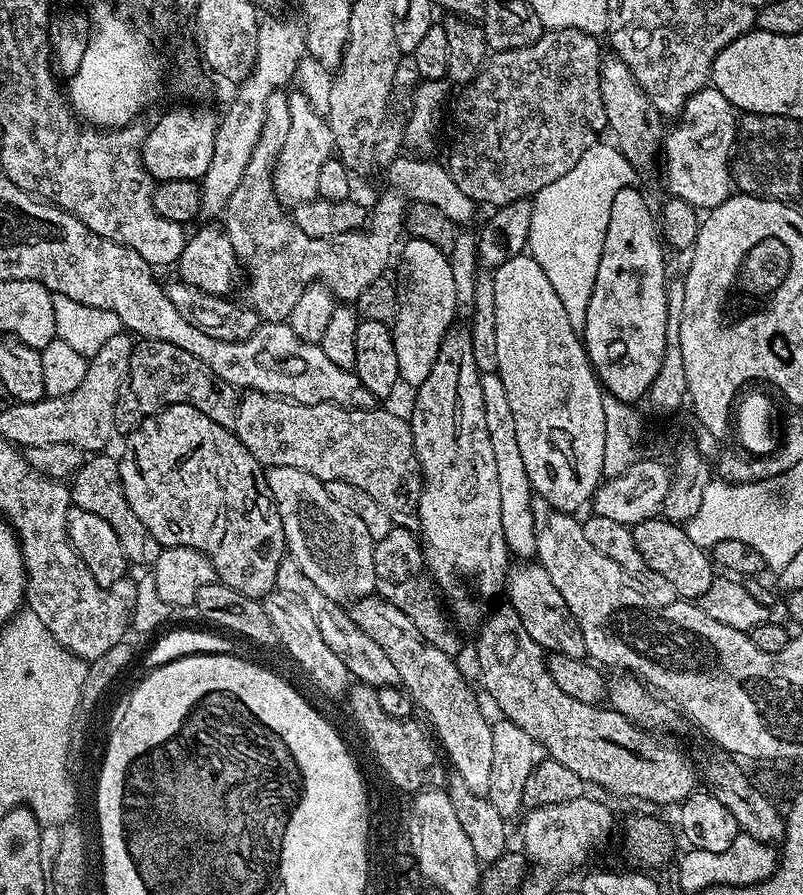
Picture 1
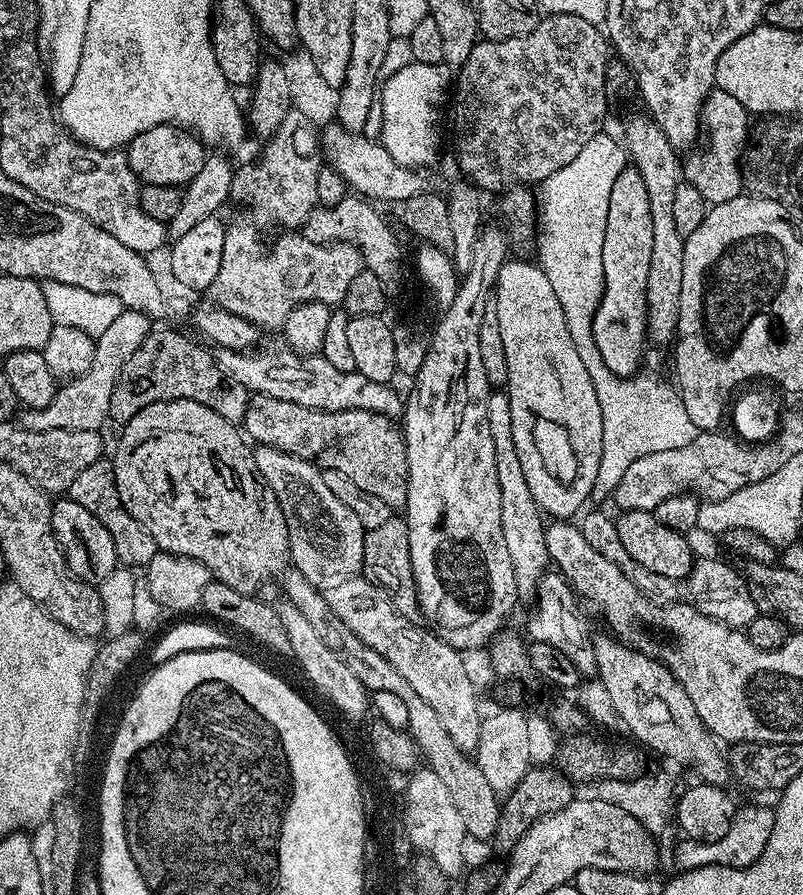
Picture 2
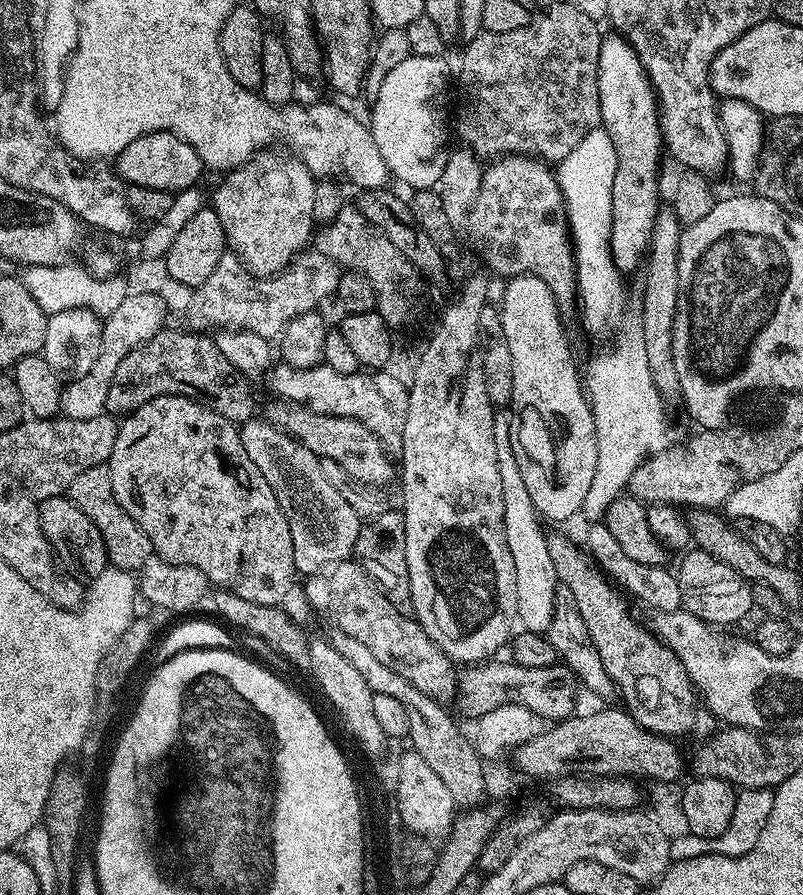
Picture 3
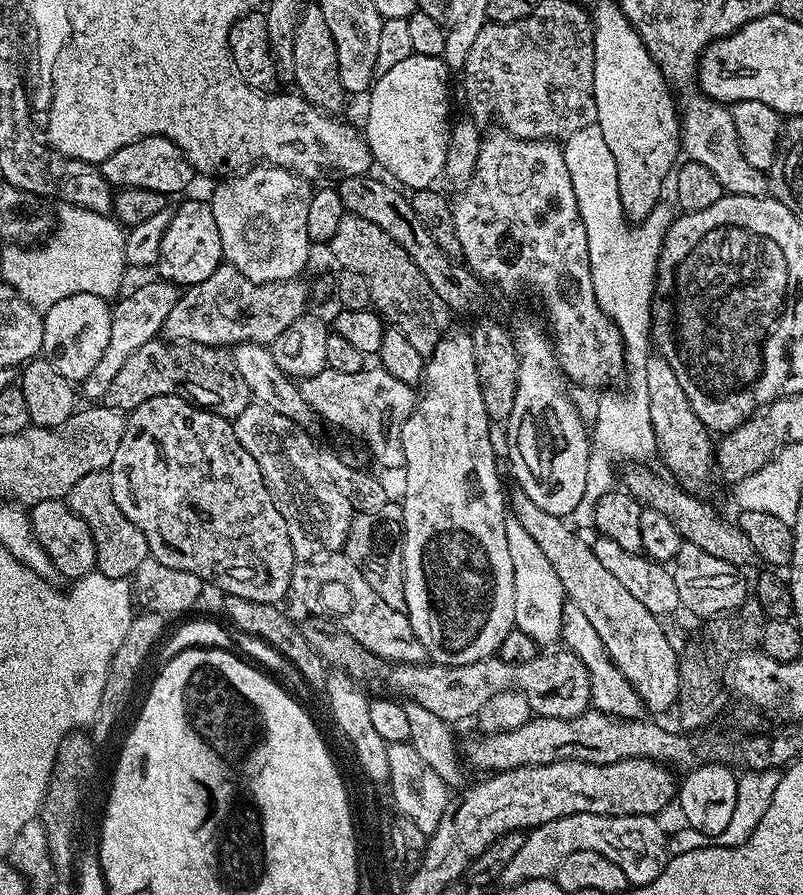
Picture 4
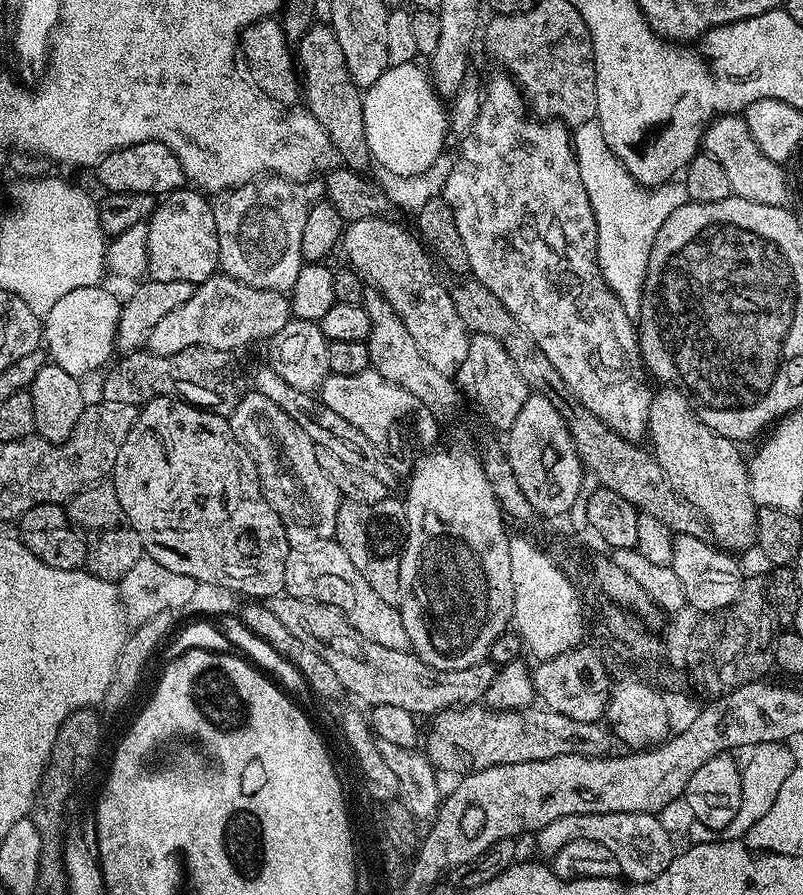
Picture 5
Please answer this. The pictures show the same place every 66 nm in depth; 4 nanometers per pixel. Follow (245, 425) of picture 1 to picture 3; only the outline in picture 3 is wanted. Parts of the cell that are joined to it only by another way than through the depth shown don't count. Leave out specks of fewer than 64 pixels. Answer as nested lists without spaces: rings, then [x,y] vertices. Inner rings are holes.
[[[275,403],[266,405],[264,412],[262,408],[263,419],[283,430],[287,436],[293,436],[299,444],[306,446],[306,450],[310,450],[321,460],[338,462],[338,466],[342,466],[342,470],[346,470],[350,478],[354,478],[360,484],[367,484],[369,488],[380,490],[383,489],[383,484],[397,479],[397,465],[392,465],[392,460],[388,457],[383,442],[378,438],[380,436],[362,422],[318,414],[298,404]]]

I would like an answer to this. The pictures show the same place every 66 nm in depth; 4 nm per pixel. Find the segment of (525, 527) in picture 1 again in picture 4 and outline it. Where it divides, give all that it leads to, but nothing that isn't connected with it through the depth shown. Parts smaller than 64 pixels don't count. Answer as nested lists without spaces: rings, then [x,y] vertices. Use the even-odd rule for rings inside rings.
[[[509,515],[504,521],[506,526],[506,543],[510,549],[510,562],[514,566],[514,618],[516,627],[522,630],[522,634],[530,634],[538,646],[552,646],[560,640],[562,630],[562,616],[566,597],[562,582],[558,582],[558,574],[554,574],[554,566],[550,566],[550,561],[546,554],[542,554],[542,549],[538,547],[538,542],[530,538],[529,532],[518,522],[518,518]]]

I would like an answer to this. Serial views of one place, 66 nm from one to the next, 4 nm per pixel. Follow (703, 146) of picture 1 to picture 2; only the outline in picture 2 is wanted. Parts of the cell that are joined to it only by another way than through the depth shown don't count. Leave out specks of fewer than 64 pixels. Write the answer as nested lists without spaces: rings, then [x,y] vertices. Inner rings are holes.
[[[715,87],[704,100],[701,127],[706,146],[704,150],[693,151],[685,157],[683,179],[693,185],[709,205],[732,201],[743,193],[742,159],[750,138],[750,114],[735,97]]]

